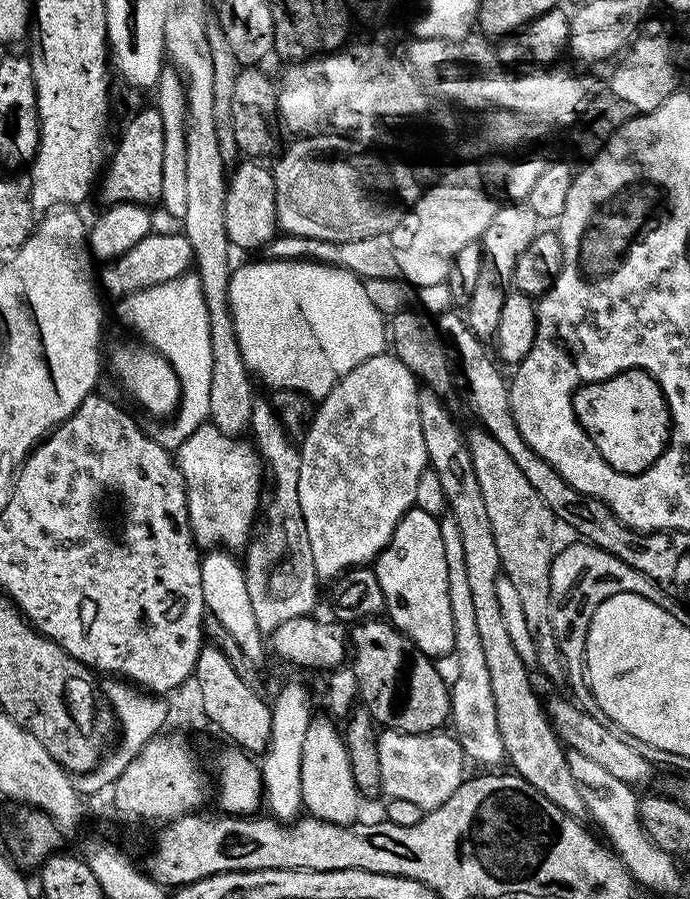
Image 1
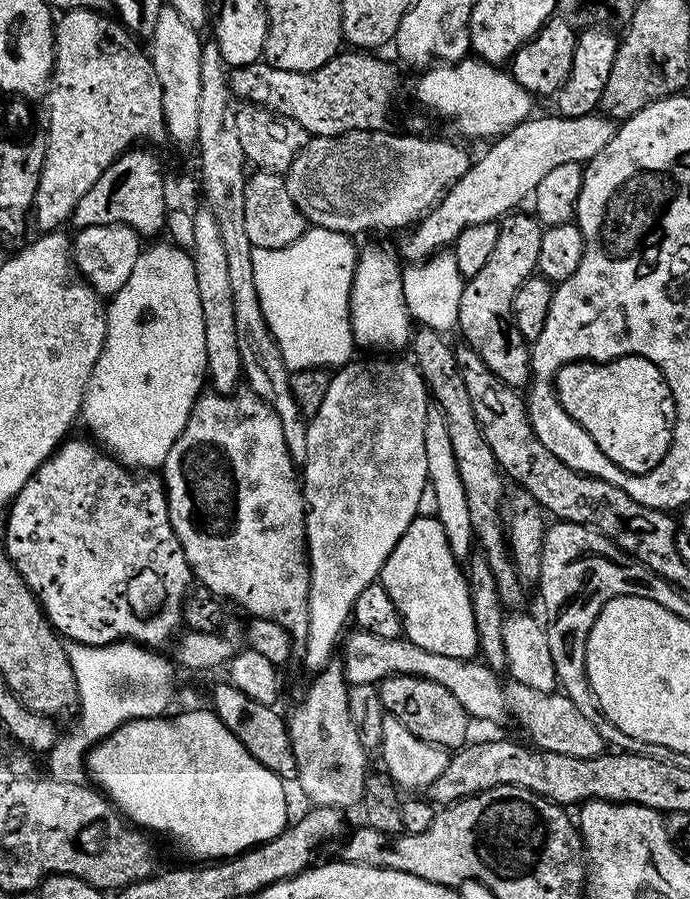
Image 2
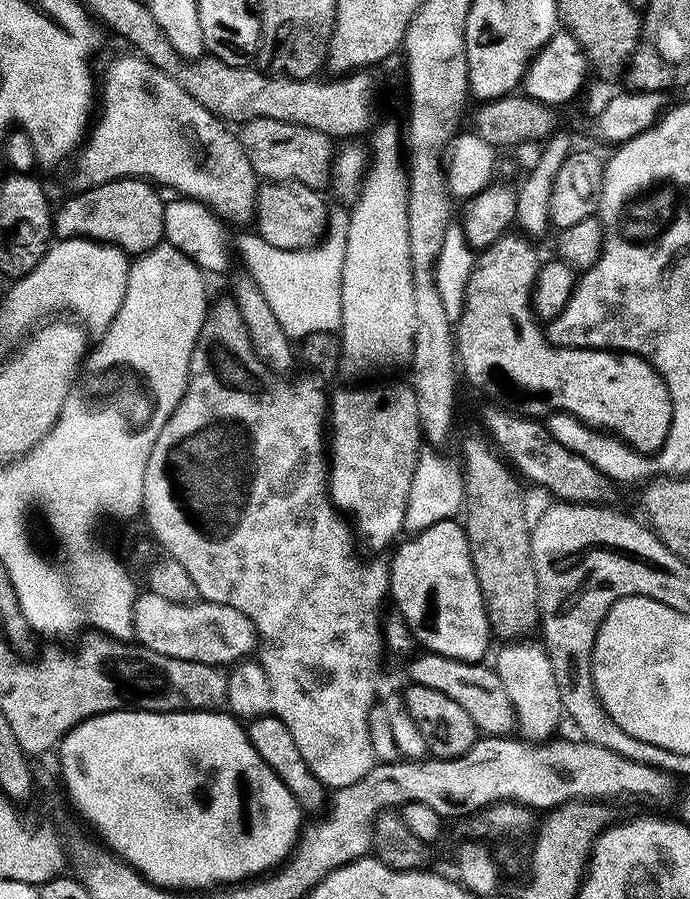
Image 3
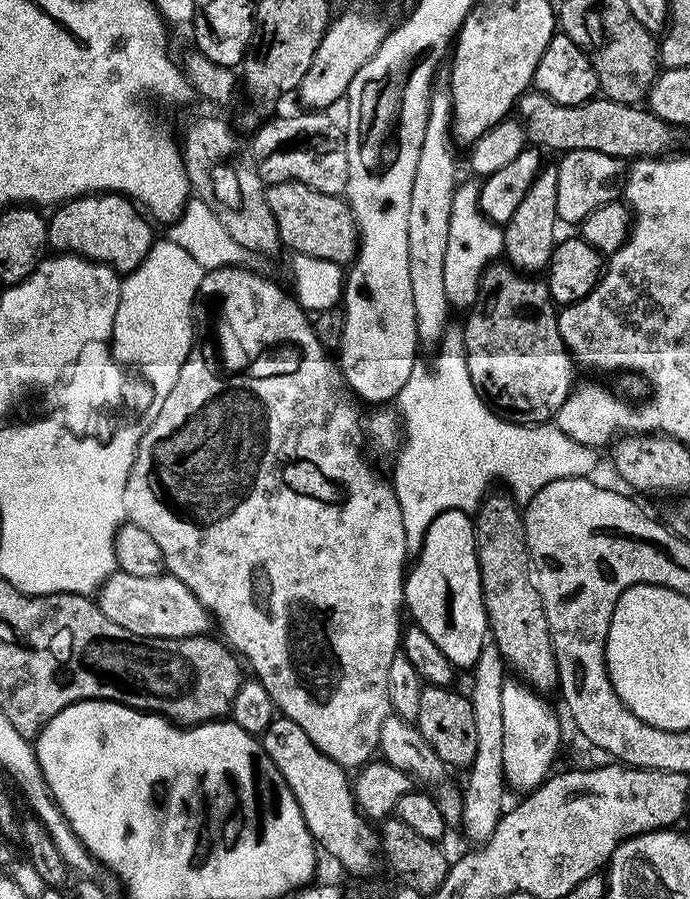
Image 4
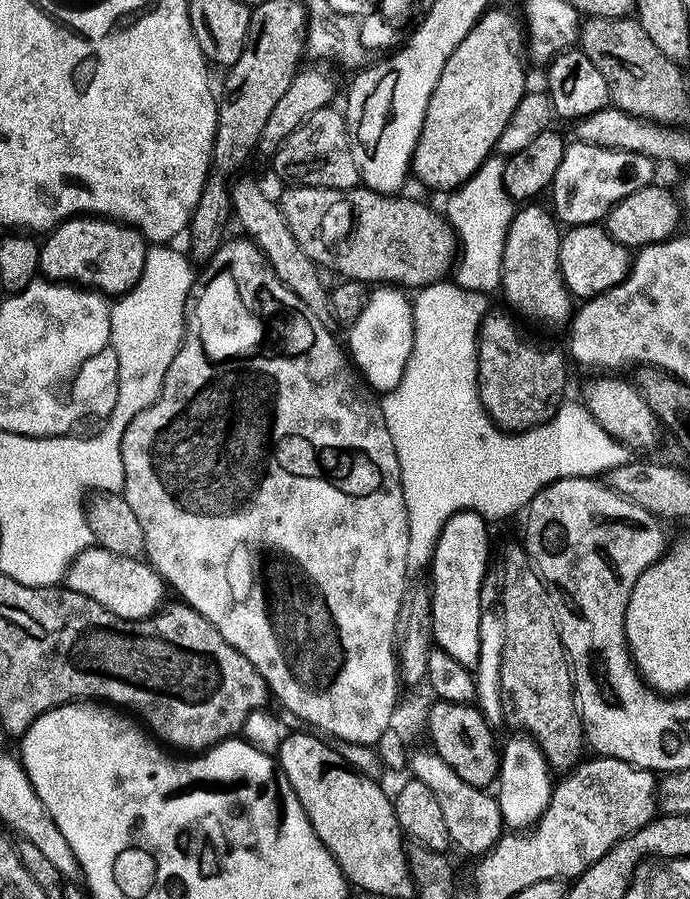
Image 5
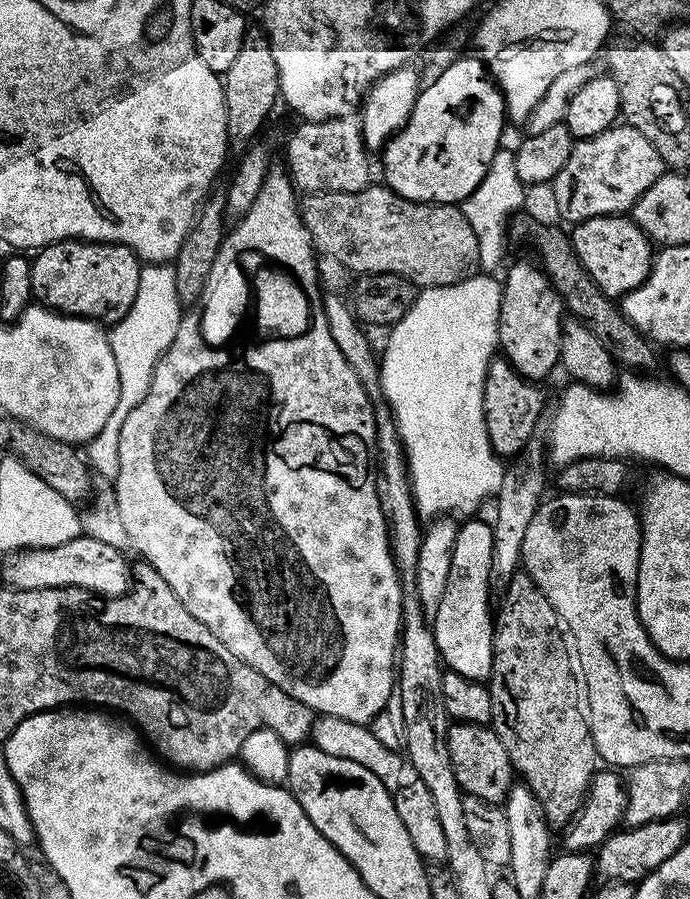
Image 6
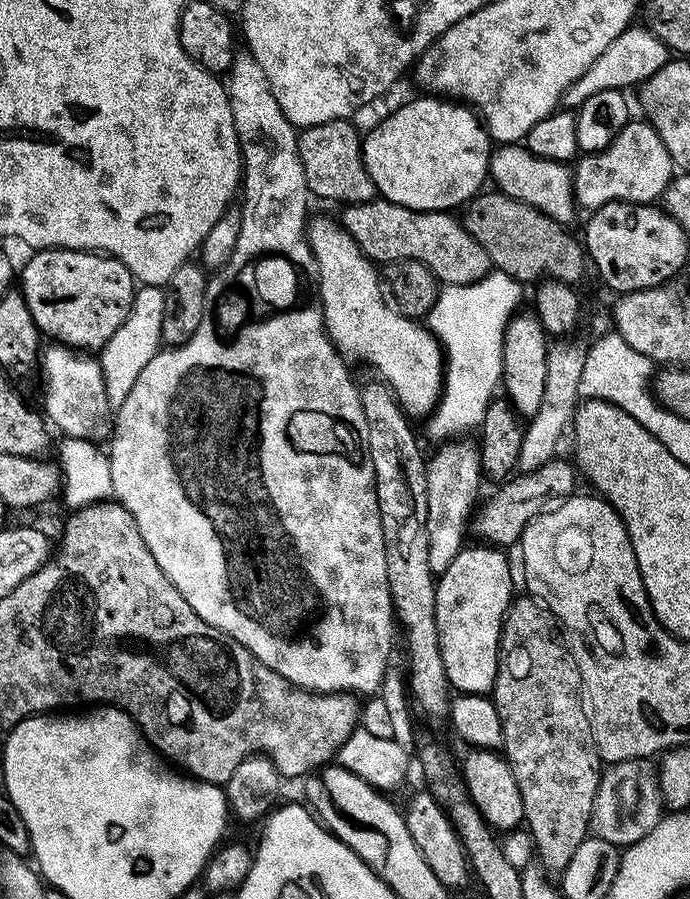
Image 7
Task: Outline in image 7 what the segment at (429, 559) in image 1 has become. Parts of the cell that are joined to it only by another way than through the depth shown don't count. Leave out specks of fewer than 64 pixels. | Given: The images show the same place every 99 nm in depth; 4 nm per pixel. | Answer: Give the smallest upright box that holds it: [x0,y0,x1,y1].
[436,542,514,693]

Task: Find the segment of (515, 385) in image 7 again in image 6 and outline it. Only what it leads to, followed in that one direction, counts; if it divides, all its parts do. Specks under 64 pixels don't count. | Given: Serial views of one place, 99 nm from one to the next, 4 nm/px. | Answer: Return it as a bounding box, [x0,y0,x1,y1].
[498,260,565,382]

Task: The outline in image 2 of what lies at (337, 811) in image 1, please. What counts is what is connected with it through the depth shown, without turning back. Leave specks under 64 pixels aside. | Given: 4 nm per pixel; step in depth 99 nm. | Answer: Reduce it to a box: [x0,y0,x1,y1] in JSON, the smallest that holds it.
[287,666,370,810]

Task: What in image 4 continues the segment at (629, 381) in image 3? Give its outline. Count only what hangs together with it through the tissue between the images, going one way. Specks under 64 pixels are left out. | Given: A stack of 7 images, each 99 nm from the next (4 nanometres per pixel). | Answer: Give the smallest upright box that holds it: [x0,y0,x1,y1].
[462,262,578,426]

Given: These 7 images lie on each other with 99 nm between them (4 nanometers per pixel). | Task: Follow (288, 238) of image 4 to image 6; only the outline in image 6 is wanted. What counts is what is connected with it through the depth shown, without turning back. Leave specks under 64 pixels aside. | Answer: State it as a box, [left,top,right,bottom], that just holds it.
[303,183,478,290]

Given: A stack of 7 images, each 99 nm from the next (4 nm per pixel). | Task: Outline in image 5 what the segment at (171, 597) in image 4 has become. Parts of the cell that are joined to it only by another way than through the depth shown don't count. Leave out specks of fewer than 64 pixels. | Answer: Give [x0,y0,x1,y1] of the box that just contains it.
[66,546,166,620]

